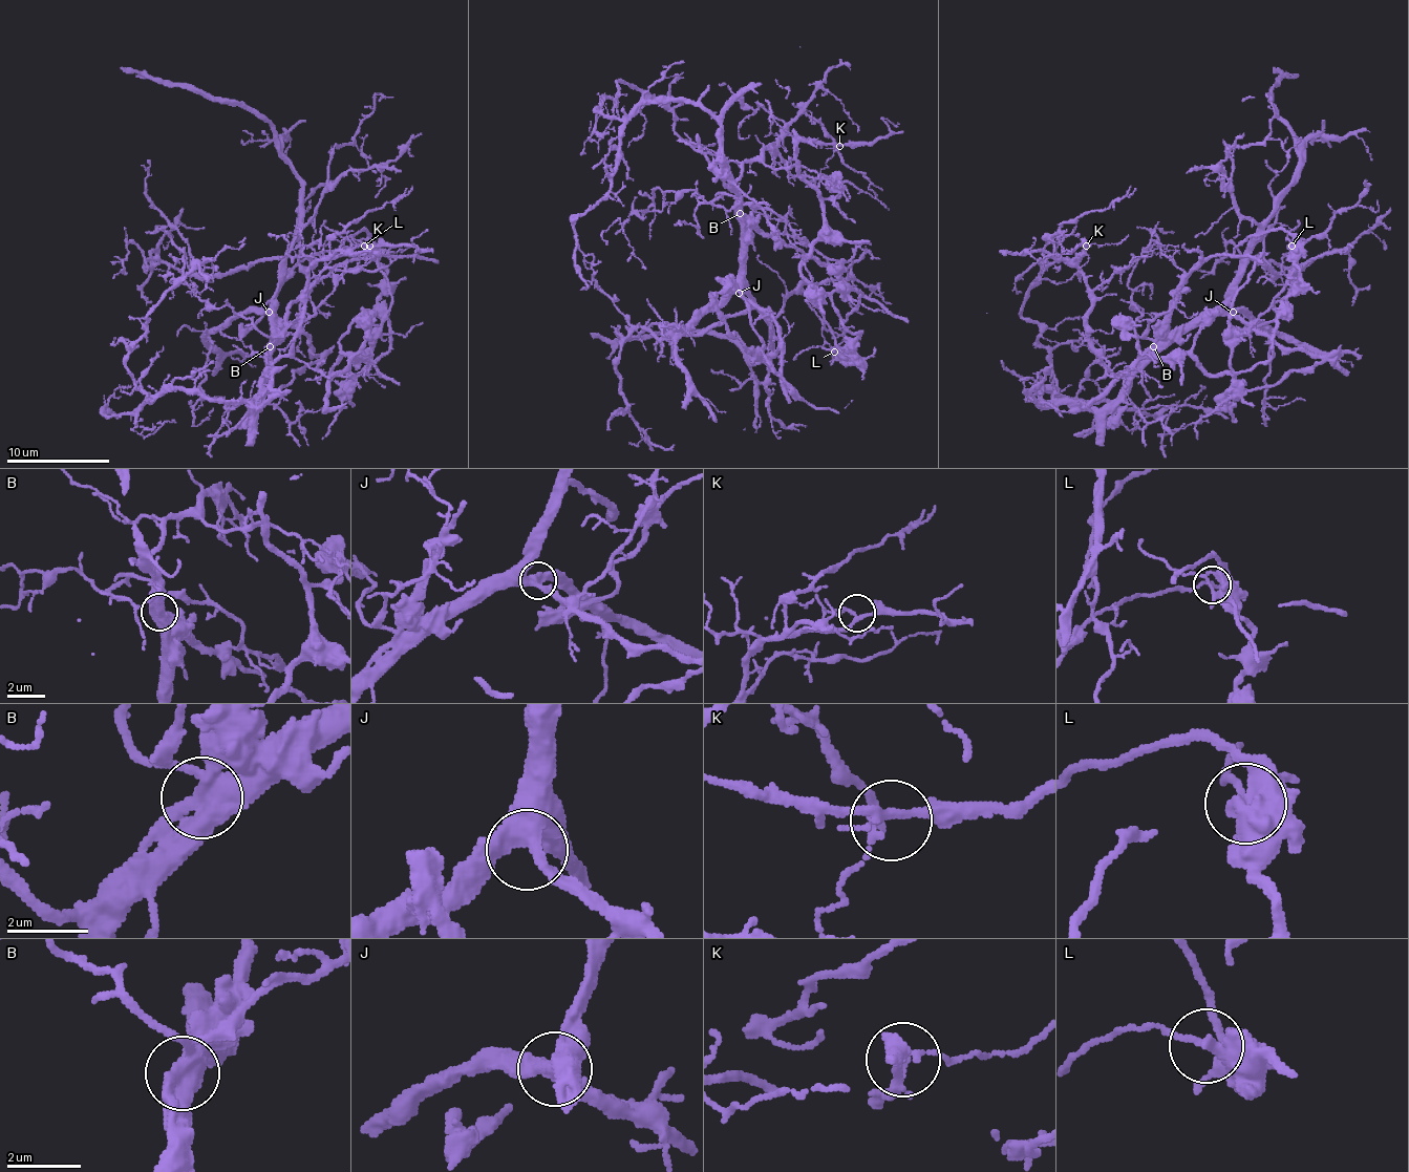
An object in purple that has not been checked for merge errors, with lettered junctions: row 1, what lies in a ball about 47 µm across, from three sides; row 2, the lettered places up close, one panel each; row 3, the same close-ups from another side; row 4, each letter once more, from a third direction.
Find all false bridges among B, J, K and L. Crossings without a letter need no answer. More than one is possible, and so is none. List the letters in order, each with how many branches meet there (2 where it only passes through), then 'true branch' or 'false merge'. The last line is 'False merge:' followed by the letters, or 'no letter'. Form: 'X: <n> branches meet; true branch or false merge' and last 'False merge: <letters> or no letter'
B: 3 branches meet; false merge
J: 3 branches meet; true branch
K: 4 branches meet; true branch
L: 3 branches meet; true branch
False merge: B

